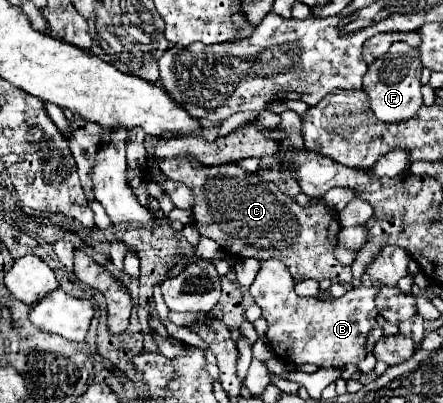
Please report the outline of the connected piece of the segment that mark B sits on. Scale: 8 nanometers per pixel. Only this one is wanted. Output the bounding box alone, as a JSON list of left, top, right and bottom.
[250,246,408,368]

